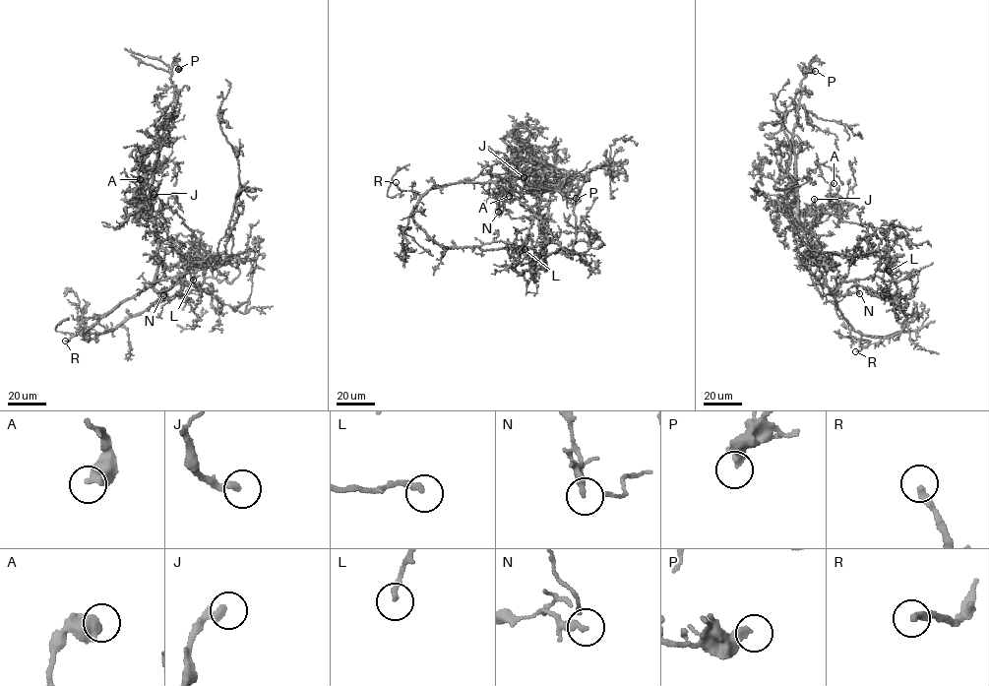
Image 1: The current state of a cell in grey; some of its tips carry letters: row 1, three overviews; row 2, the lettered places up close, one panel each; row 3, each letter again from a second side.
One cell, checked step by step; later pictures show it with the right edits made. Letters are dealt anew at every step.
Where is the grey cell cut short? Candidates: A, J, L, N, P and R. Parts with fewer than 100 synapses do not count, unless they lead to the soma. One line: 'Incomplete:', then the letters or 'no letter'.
Incomplete: J, R

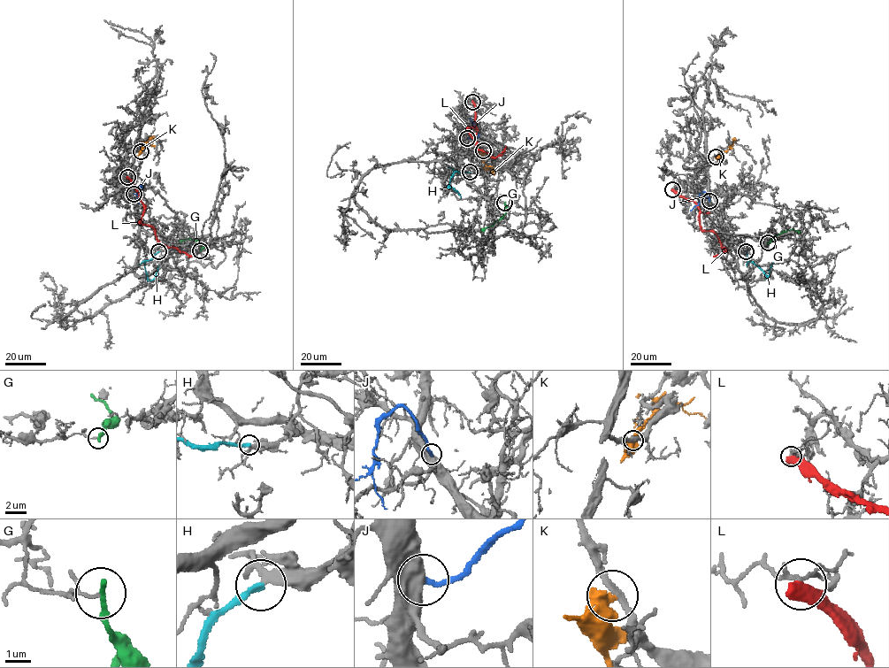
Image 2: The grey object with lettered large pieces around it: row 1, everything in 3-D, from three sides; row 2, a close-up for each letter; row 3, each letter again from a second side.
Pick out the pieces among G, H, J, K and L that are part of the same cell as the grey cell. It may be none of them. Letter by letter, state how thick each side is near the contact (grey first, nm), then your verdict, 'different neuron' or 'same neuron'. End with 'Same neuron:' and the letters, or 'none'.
G: 100/240 nm | different neuron
H: 260/240 nm | different neuron
J: 550/190 nm | different neuron
K: 260/480 nm | different neuron
L: 140/550 nm | different neuron
Same neuron: none

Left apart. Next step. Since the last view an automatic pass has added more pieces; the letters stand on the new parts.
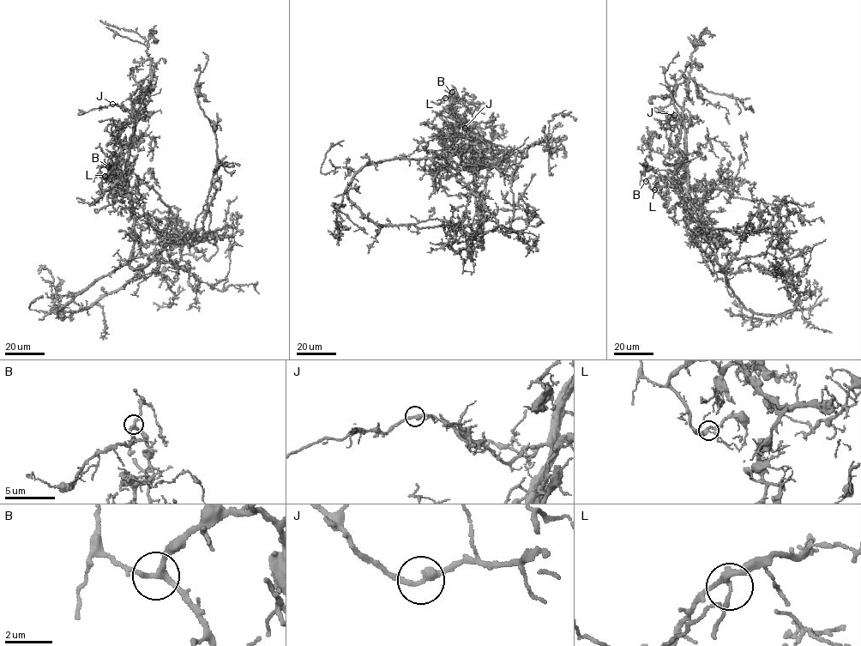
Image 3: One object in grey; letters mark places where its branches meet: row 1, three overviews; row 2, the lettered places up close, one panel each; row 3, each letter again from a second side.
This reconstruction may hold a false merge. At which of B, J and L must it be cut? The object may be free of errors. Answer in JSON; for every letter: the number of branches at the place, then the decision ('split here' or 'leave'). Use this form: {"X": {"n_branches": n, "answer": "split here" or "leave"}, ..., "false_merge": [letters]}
{"B": {"n_branches": 3, "answer": "leave"}, "J": {"n_branches": 2, "answer": "leave"}, "L": {"n_branches": 3, "answer": "leave"}, "false_merge": []}

